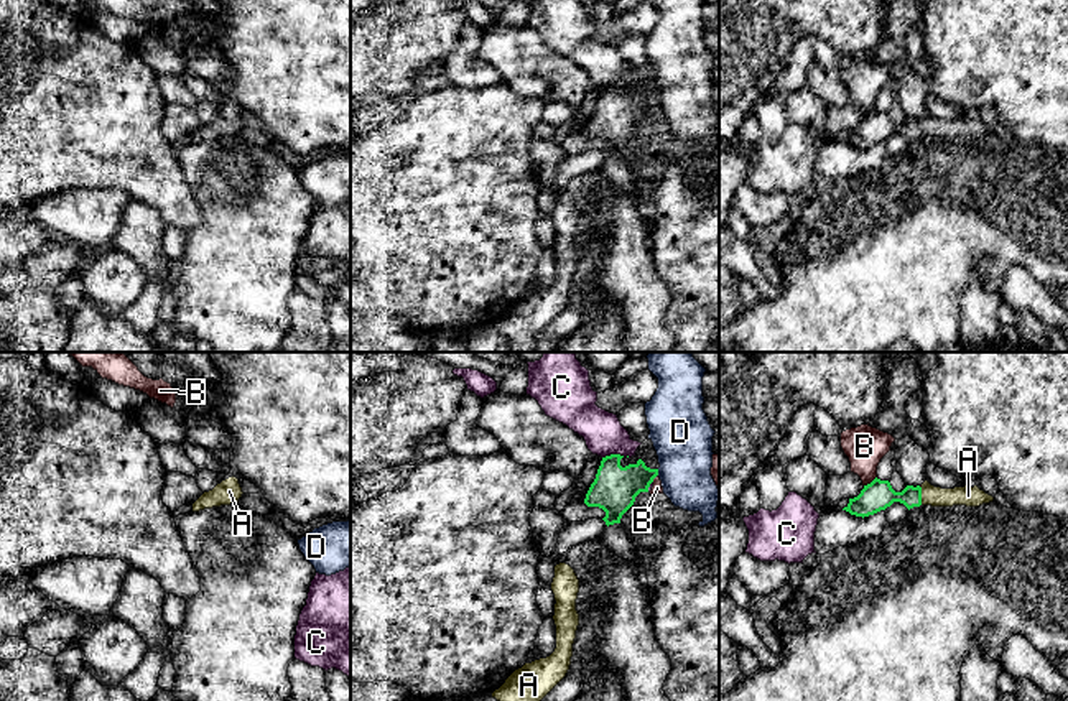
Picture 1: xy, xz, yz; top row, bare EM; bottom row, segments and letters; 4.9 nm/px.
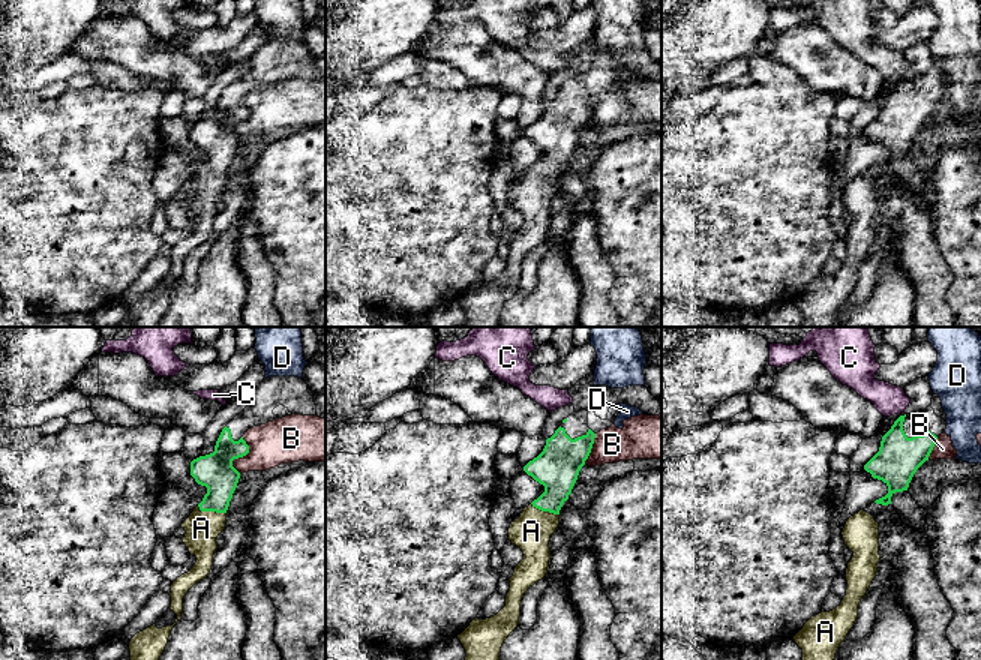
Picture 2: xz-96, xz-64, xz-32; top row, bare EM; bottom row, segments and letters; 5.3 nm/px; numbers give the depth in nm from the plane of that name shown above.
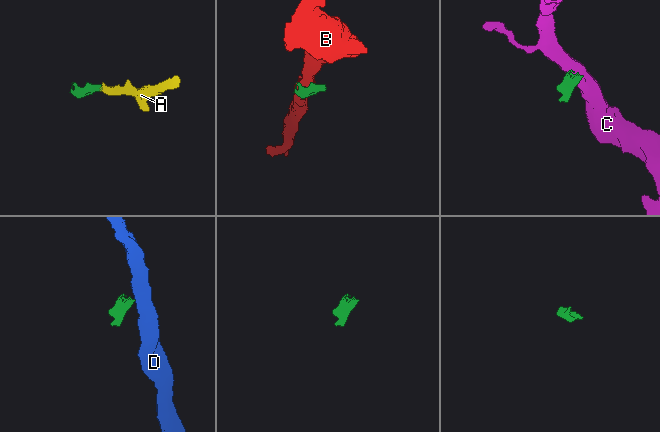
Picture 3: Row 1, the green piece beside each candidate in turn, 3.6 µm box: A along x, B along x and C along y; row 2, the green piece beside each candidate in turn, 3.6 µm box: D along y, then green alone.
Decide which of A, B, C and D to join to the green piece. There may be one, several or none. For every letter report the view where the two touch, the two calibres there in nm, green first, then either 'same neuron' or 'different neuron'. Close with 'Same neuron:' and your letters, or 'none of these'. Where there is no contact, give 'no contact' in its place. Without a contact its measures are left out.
A: meets green in yz; 150 nm thick on the green side, 100 nm on the other; same neuron
B: meets green in yz; 150 nm thick on the green side, 200 nm on the other; different neuron
C: meets green in xz; 220 nm thick on the green side, 200 nm on the other; different neuron
D: meets green in xz; 220 nm thick on the green side, 300 nm on the other; different neuron
Same neuron: A

